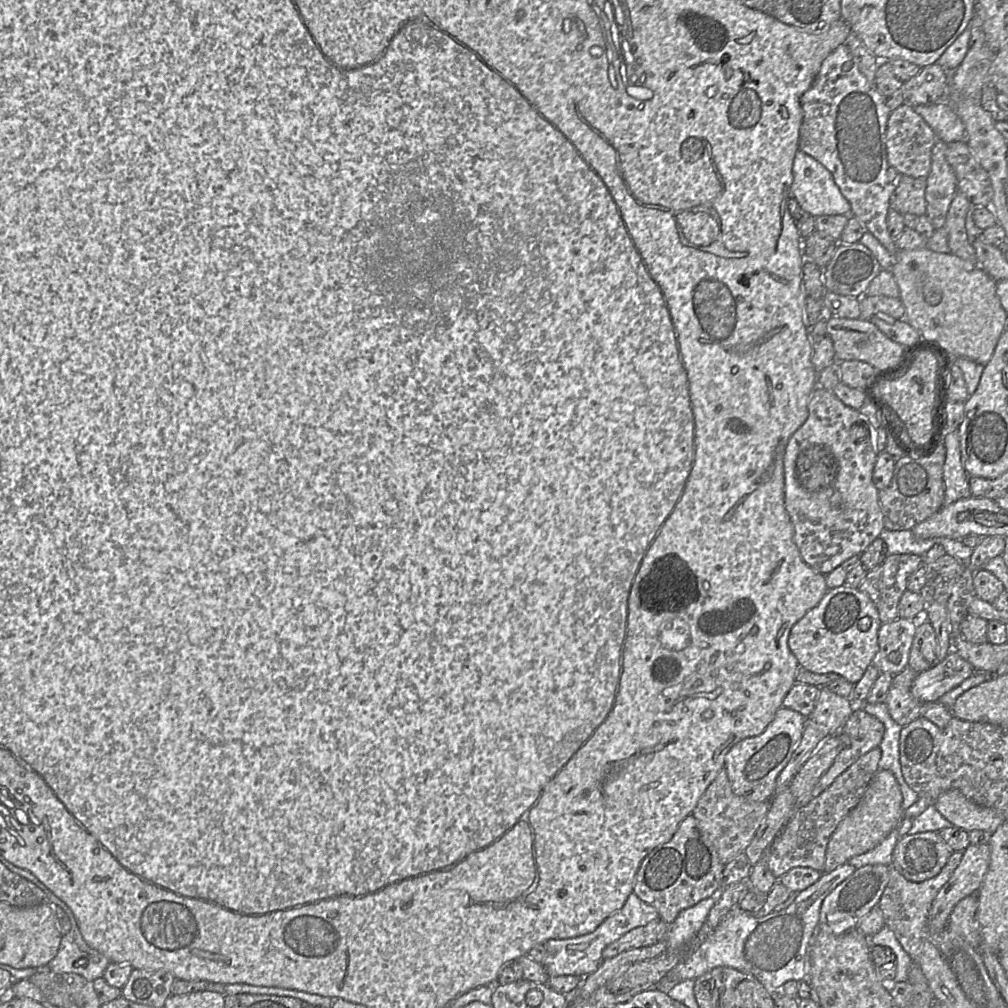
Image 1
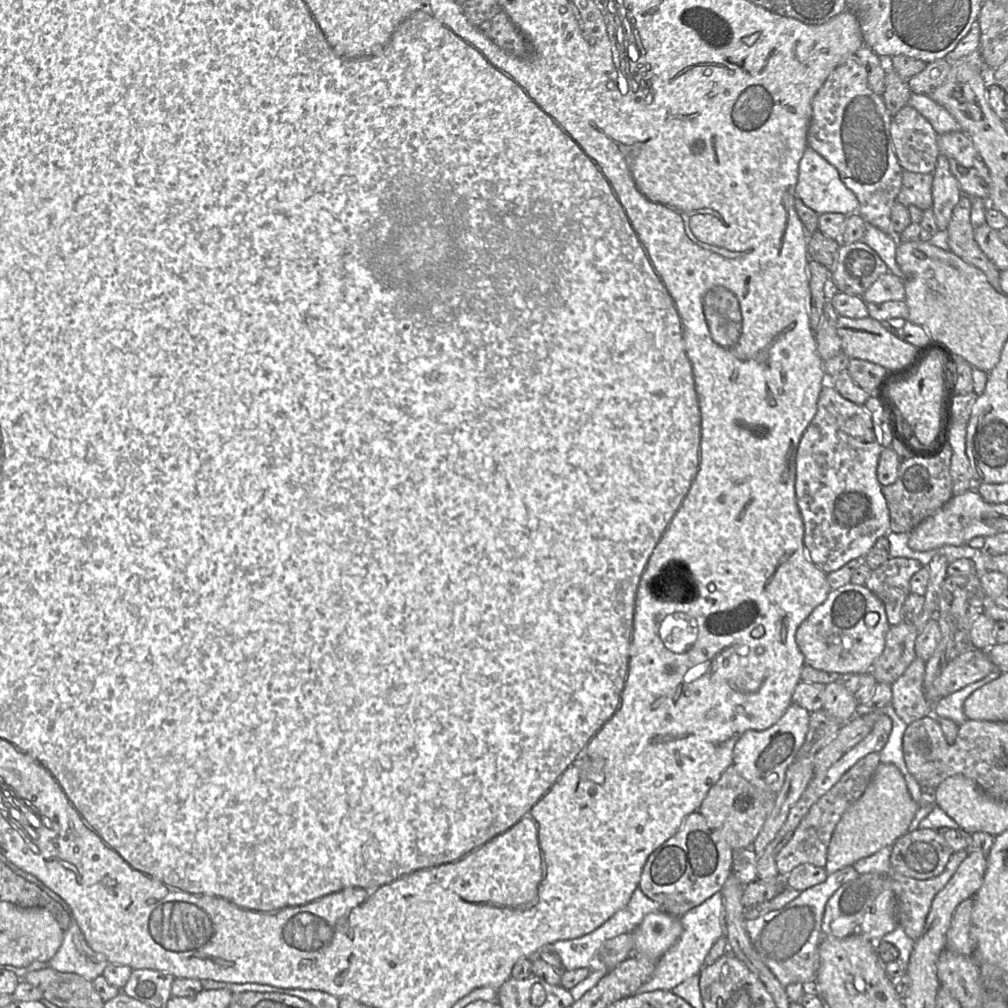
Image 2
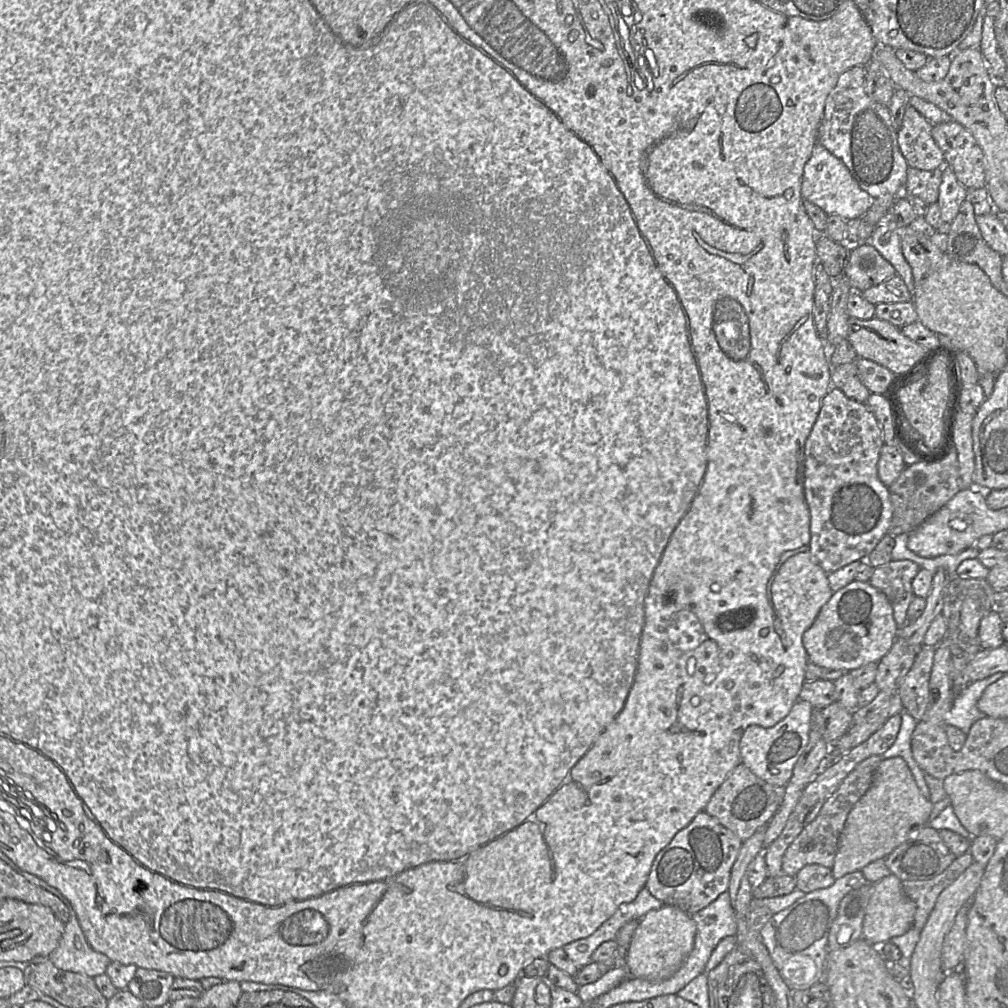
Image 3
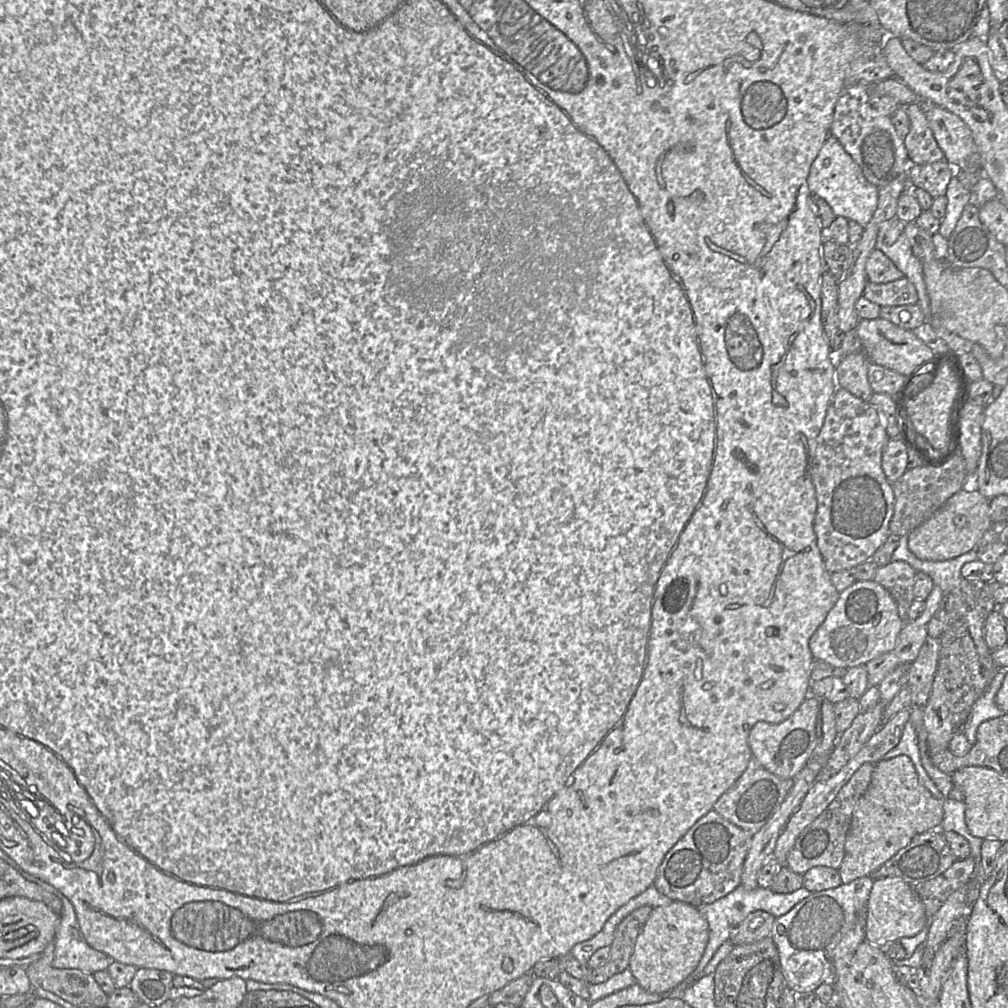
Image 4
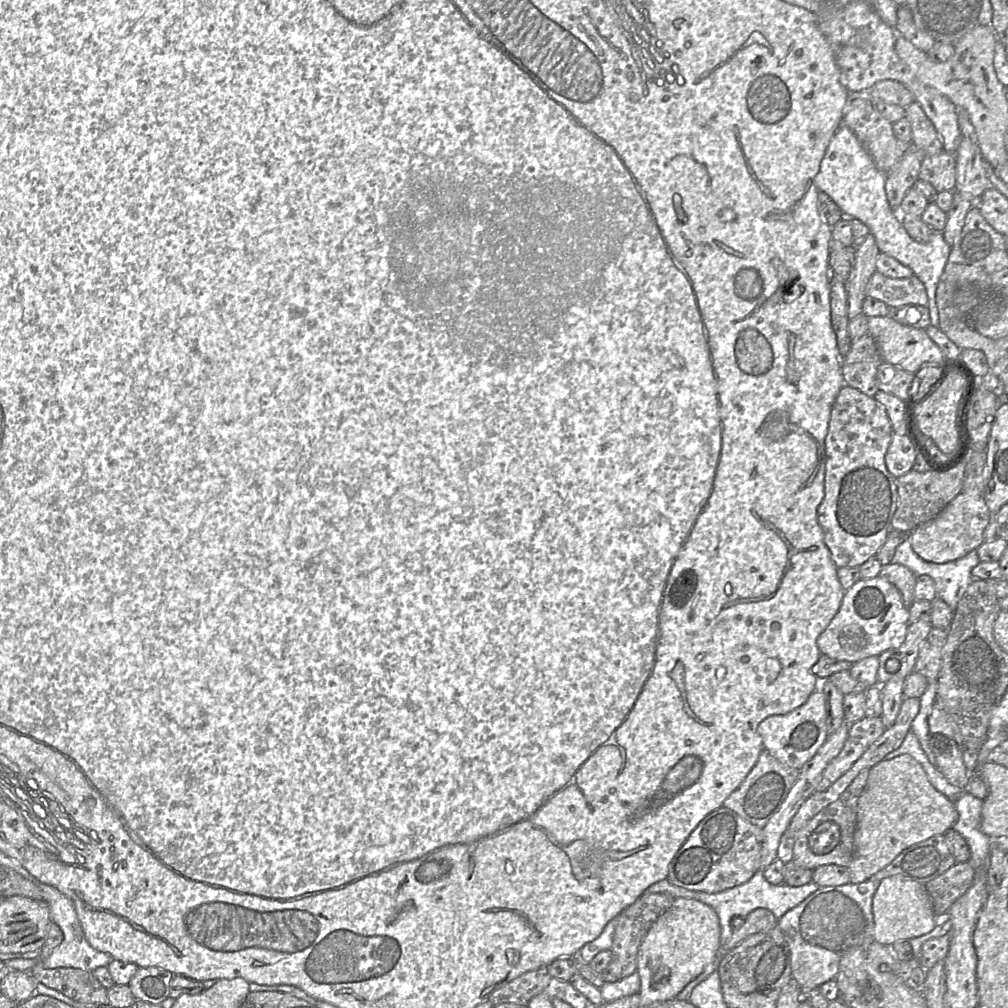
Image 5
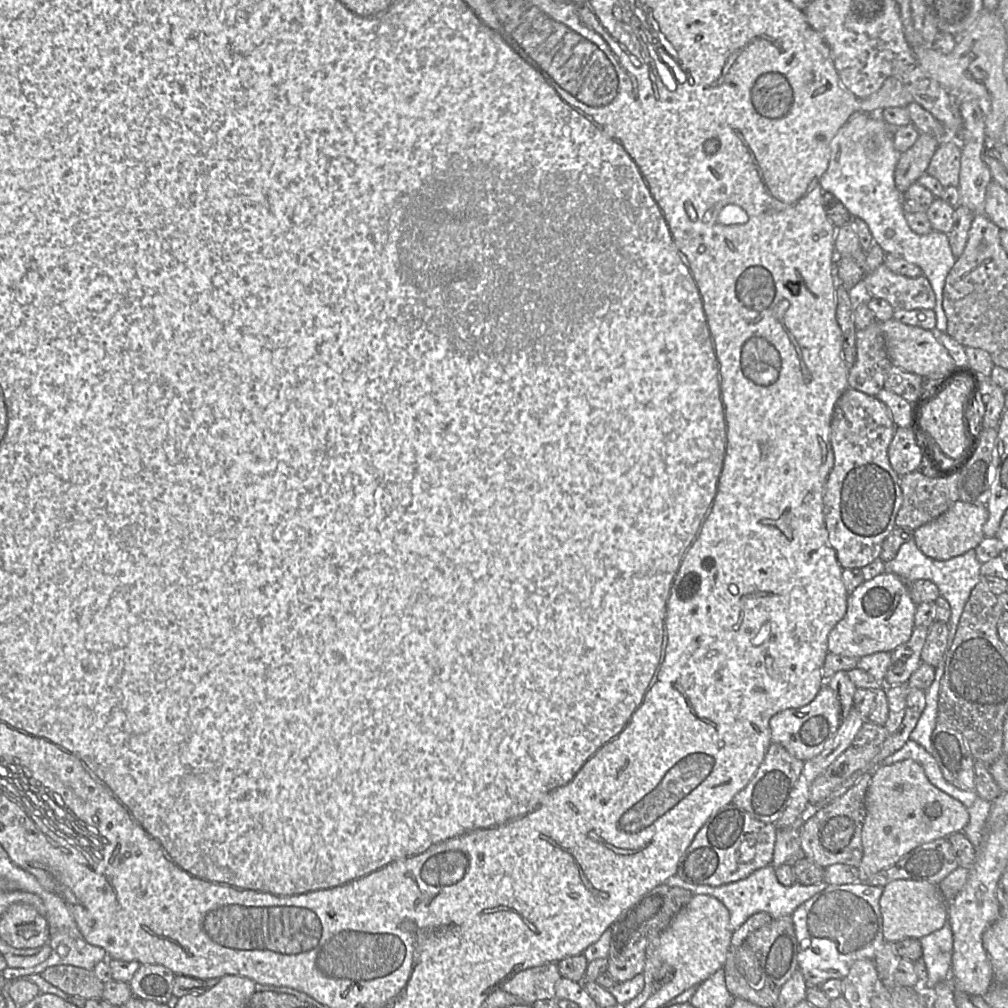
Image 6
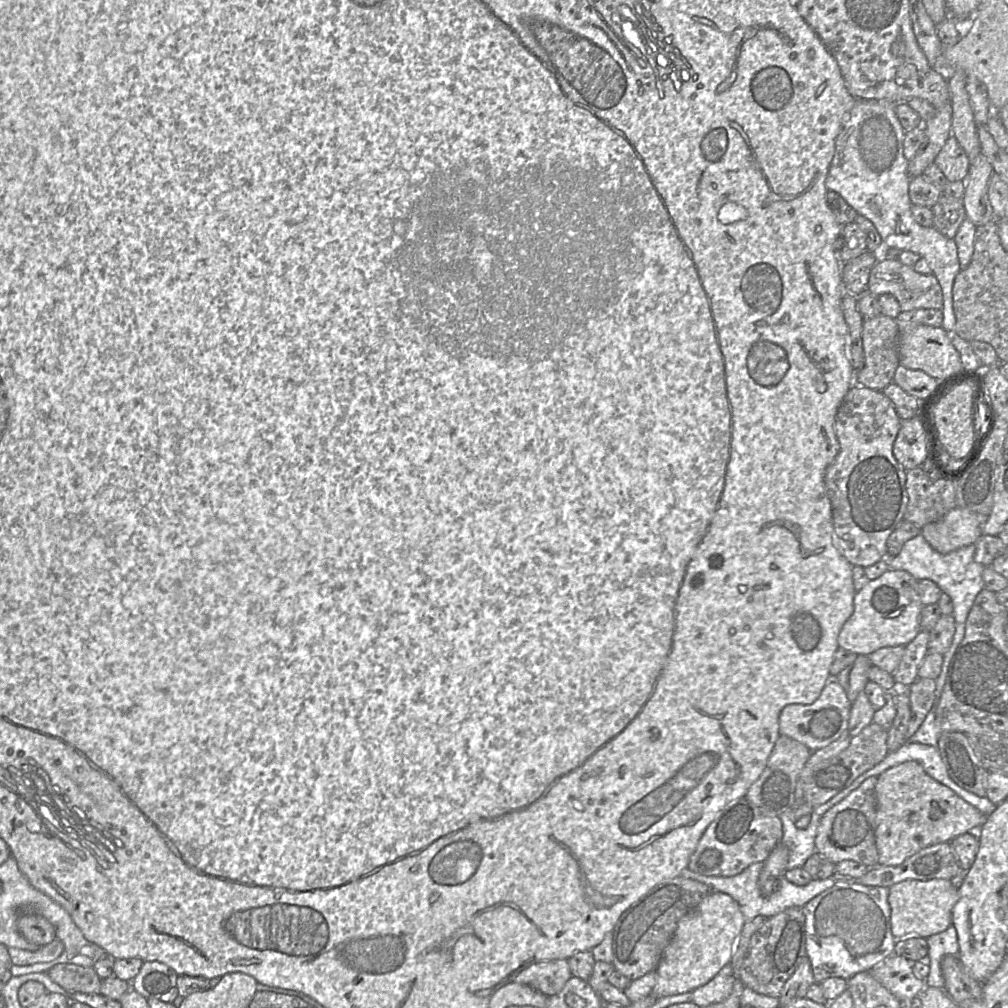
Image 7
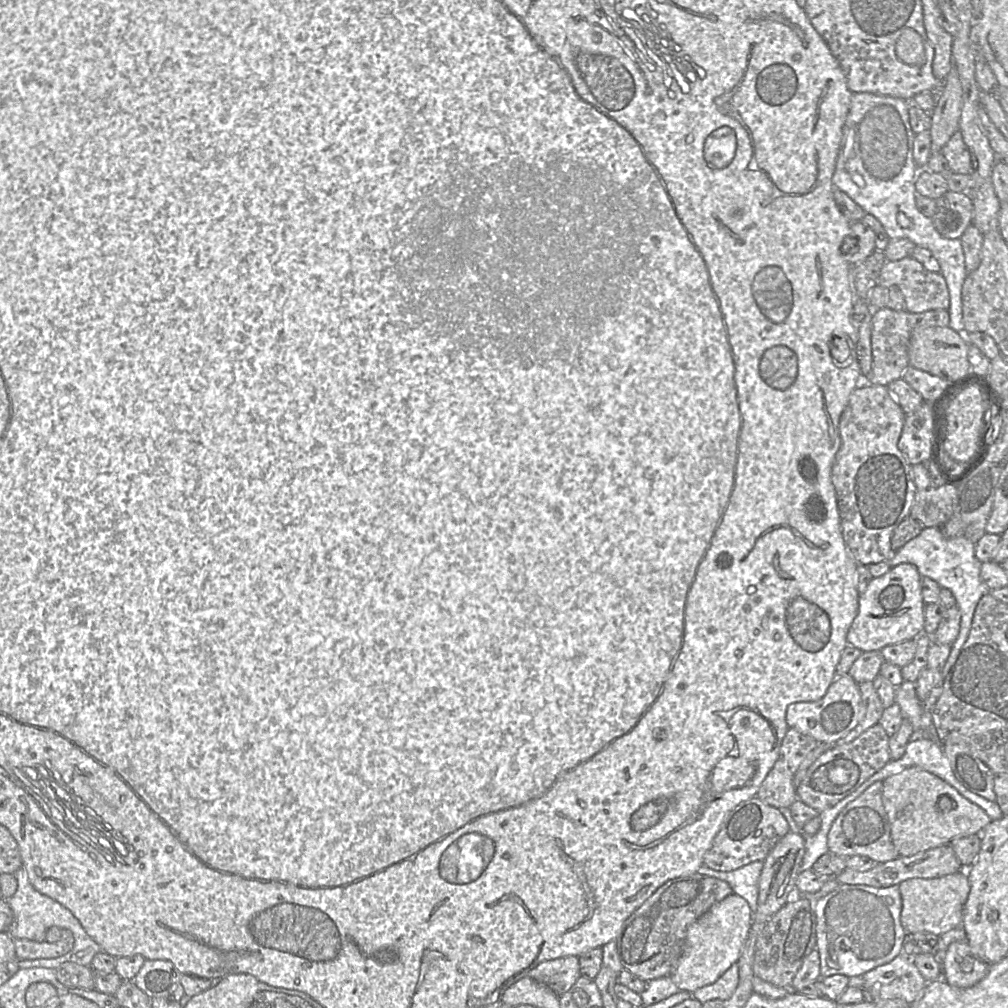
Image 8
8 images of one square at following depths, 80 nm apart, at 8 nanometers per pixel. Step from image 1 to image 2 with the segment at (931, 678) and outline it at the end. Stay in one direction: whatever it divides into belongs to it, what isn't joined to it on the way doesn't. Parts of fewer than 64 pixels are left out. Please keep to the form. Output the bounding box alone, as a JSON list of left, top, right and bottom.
[927,649,996,705]

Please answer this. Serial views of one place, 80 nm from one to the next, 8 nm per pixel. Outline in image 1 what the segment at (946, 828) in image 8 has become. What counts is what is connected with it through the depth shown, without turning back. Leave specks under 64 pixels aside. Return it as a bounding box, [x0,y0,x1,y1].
[823,770,903,872]

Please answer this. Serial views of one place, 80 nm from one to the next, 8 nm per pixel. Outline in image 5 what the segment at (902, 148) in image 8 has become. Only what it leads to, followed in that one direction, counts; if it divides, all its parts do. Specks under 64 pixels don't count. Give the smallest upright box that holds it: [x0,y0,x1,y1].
[814,125,951,327]

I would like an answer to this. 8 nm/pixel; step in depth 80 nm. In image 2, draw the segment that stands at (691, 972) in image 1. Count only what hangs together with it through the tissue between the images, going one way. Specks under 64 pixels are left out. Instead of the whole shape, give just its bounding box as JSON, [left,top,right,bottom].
[745,866,859,986]

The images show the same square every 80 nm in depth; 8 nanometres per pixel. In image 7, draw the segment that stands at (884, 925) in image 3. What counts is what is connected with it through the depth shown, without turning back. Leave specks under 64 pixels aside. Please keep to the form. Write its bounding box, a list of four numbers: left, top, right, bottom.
[889,880,959,939]

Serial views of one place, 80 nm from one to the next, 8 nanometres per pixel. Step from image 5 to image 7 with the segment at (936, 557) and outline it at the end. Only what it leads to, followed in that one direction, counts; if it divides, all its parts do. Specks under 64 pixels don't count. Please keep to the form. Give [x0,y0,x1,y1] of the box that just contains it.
[921,507,987,554]

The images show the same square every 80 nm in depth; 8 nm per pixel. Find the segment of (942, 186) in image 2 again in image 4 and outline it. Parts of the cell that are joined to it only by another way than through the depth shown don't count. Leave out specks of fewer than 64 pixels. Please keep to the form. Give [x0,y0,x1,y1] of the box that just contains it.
[939,175,974,239]

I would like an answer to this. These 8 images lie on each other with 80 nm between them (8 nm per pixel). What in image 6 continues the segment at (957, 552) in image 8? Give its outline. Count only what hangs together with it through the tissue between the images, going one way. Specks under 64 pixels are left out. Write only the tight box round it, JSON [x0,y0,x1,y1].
[884,539,982,648]

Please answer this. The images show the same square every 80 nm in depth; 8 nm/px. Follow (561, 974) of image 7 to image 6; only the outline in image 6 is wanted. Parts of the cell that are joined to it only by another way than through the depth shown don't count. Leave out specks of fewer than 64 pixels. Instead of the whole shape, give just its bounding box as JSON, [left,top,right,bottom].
[500,963,561,1005]

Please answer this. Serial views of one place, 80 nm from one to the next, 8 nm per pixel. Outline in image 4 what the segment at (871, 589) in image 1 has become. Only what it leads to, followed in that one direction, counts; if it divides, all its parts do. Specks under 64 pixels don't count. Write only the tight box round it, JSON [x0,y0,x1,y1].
[873,561,915,621]

